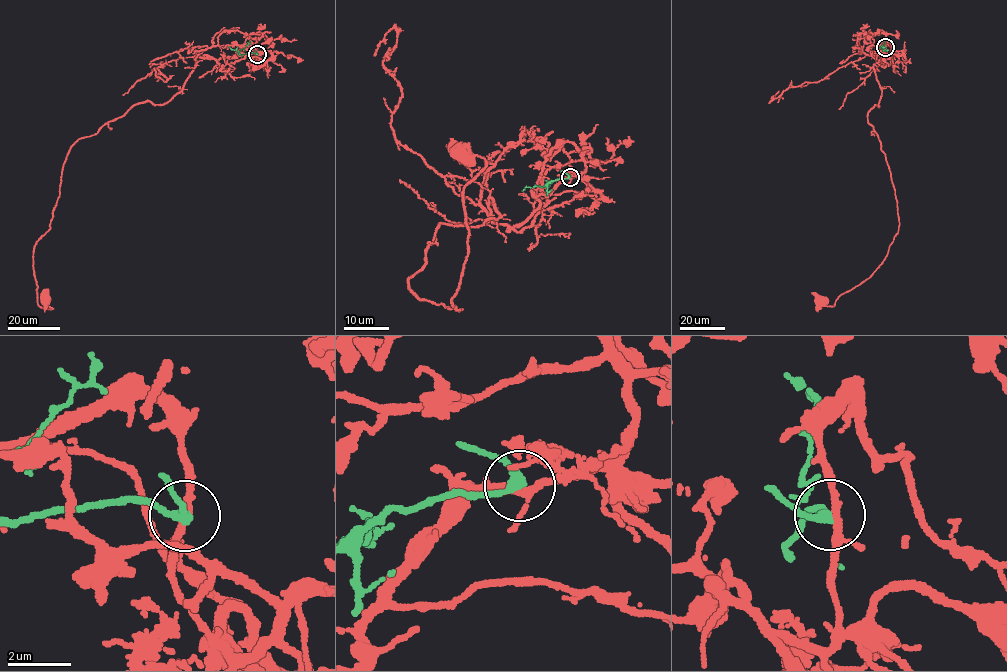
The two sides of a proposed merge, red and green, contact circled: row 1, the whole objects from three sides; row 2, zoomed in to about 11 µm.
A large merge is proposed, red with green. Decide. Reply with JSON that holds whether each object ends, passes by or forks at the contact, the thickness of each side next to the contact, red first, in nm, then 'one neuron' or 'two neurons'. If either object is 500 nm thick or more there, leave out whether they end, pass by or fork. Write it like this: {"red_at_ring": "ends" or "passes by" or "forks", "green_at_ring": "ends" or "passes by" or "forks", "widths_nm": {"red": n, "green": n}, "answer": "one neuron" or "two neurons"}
{"red_at_ring": "forks", "green_at_ring": "passes by", "widths_nm": {"red": 180, "green": 240}, "answer": "two neurons"}

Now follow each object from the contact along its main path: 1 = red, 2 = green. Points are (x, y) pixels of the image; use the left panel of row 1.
1: (257, 54), (196, 57), (166, 102), (75, 142), (34, 249), (45, 300)
2: (257, 54), (239, 52), (249, 40)

